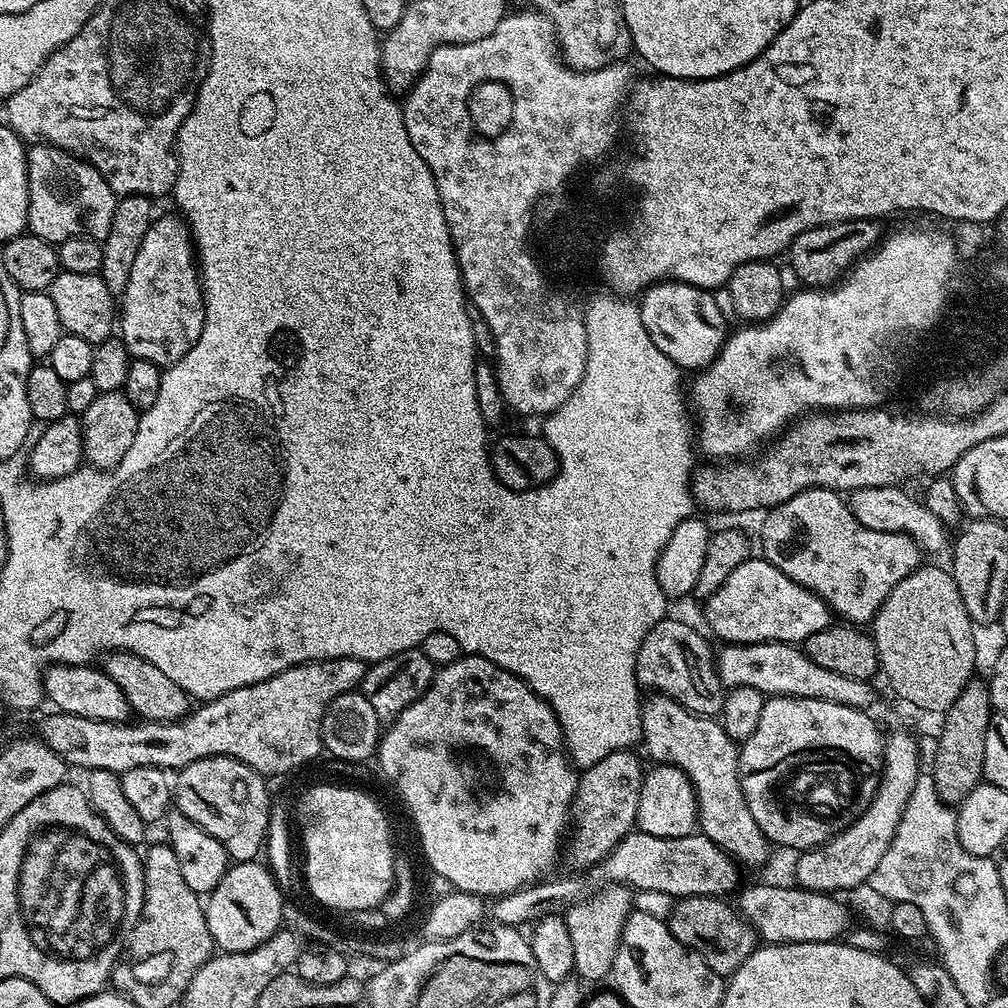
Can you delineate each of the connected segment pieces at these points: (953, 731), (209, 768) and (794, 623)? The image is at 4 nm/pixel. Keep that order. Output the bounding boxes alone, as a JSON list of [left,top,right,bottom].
[[932,678,993,806],[174,756,270,862],[703,558,834,645]]

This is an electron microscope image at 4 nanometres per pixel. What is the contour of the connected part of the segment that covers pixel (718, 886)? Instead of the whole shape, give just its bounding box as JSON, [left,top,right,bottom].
[490,830,741,928]

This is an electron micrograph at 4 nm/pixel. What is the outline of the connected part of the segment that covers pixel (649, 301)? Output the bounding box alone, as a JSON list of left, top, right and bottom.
[638,280,726,370]

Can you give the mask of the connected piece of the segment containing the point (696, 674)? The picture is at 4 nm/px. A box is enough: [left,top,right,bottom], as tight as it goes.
[636,619,726,717]

